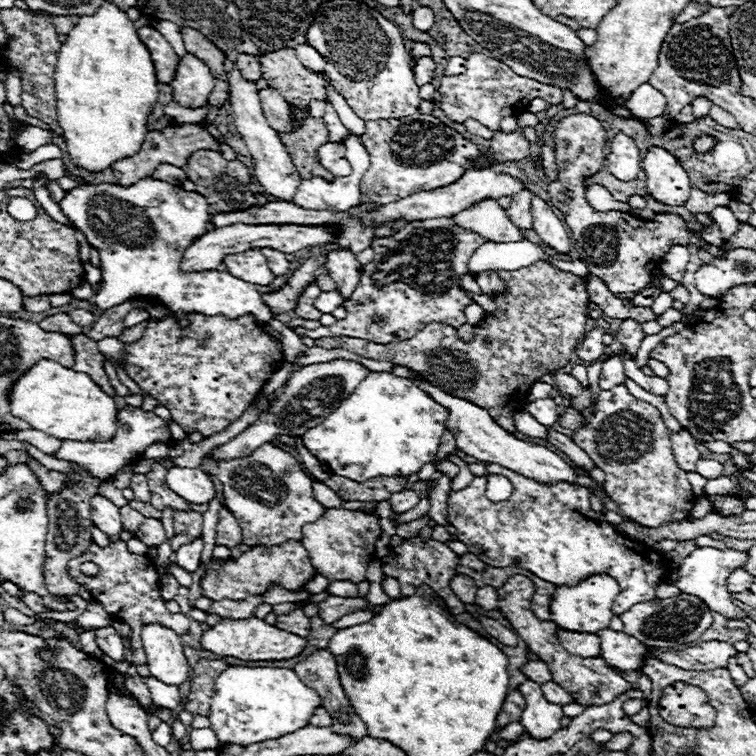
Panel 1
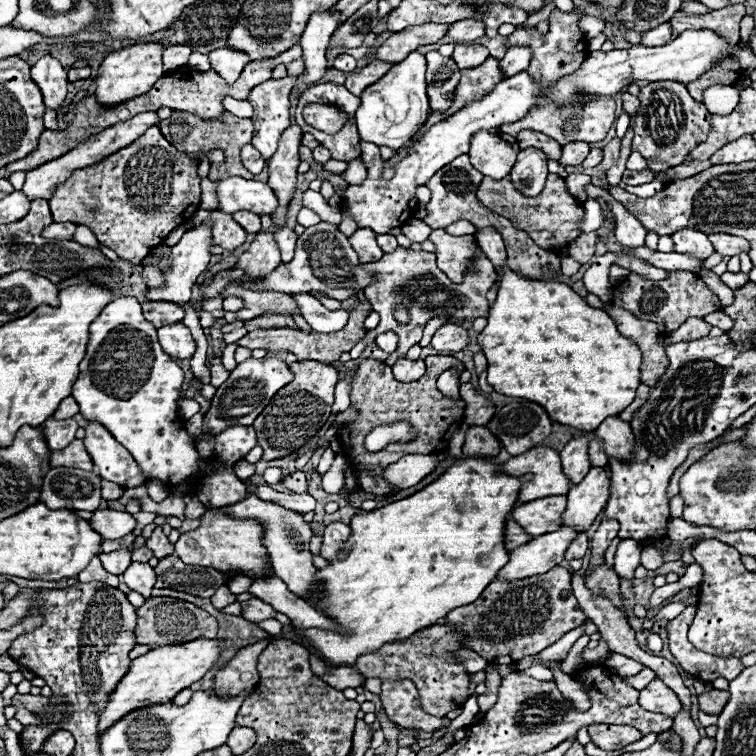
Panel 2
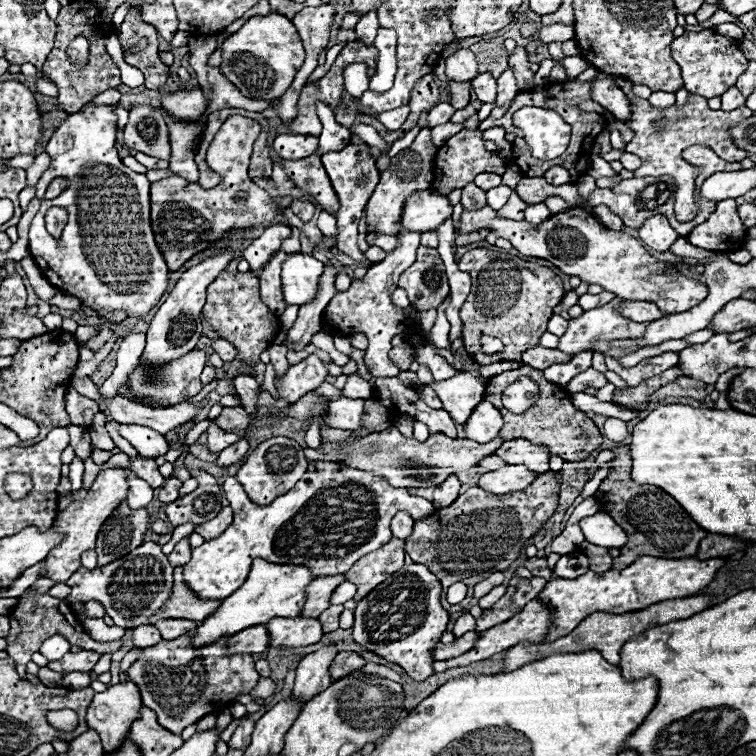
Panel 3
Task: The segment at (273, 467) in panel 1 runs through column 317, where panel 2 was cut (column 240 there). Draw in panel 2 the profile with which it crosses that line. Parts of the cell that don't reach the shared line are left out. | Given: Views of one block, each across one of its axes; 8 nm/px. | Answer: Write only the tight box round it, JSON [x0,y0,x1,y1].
[222,482,318,600]

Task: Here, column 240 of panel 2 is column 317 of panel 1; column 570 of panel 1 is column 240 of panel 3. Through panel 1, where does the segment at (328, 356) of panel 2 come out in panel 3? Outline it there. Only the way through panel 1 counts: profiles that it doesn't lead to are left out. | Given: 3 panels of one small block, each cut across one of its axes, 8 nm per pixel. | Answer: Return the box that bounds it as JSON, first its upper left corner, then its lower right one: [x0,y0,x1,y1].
[204,272,280,364]

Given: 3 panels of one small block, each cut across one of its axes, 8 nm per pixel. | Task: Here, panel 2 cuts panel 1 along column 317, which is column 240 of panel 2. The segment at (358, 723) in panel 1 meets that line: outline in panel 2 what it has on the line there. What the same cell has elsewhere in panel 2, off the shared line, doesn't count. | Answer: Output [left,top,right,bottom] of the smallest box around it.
[212,640,268,696]

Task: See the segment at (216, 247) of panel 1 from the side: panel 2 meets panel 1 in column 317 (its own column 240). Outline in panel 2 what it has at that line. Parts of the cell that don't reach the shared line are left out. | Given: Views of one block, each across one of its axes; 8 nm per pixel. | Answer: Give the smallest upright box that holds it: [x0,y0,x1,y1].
[190,209,246,250]

